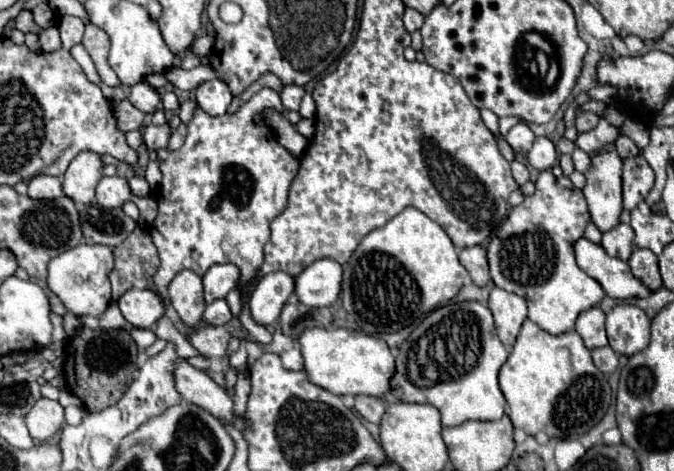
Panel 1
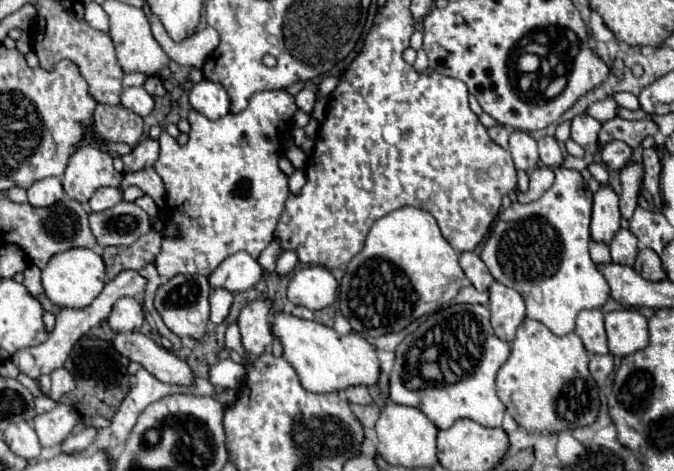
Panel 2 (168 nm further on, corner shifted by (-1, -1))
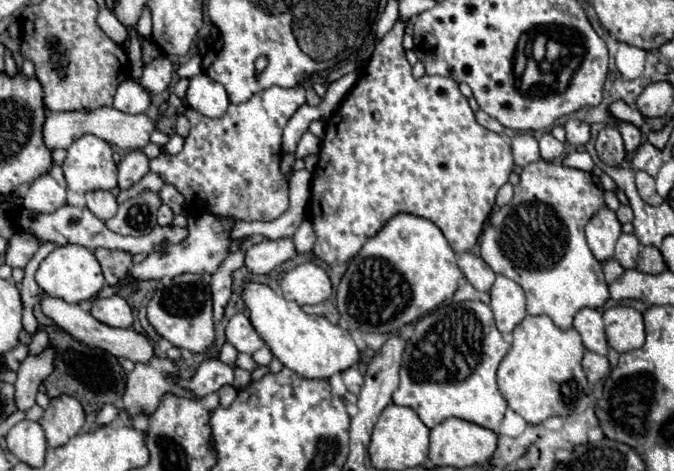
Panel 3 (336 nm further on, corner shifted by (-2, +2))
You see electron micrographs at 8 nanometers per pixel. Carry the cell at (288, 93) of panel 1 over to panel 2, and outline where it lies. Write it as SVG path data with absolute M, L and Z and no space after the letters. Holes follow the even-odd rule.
M303 88L297 96L295 96L295 104L297 104L297 108L299 110L303 110L303 112L311 112L313 110L313 106L315 106L315 92L311 90L311 88Z

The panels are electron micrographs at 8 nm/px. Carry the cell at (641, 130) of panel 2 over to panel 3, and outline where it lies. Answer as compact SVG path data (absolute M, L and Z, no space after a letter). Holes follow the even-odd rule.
M620 121L620 123L618 123L618 131L620 131L622 139L624 139L624 149L626 149L628 153L636 151L638 145L640 145L640 139L642 139L642 137L640 137L640 129L638 129L636 125L632 125L632 123Z

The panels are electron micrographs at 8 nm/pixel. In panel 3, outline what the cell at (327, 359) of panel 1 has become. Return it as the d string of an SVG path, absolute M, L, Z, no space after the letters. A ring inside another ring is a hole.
M244 283L242 301L246 305L252 327L256 329L260 339L270 347L272 355L280 359L284 367L296 371L302 377L328 379L334 373L352 367L360 359L360 351L346 329L332 325L324 317L304 313L298 303L286 301L264 283Z

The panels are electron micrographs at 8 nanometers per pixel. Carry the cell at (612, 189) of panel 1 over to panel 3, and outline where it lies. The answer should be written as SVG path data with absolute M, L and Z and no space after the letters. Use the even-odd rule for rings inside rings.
M602 207L586 225L586 239L594 257L604 263L614 257L616 239L622 233L622 225L616 219L616 213L608 207Z

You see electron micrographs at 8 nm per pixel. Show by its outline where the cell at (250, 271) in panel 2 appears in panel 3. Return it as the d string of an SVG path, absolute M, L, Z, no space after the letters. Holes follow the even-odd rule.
M282 237L276 241L262 239L246 249L246 267L256 275L266 275L280 263L296 257L296 247L292 237Z

